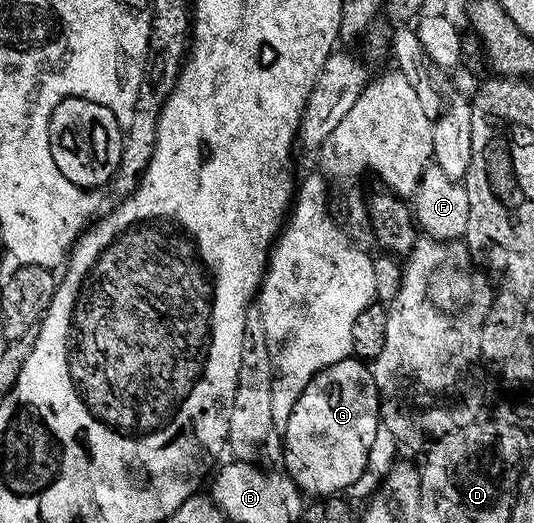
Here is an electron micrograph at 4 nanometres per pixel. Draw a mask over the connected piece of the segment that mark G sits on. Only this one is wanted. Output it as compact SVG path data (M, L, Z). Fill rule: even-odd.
M349 356L319 370L298 396L287 422L283 423L282 466L288 477L296 481L305 495L336 496L352 486L368 466L368 453L376 442L376 429L381 429L380 394L372 379L372 371L361 359Z

